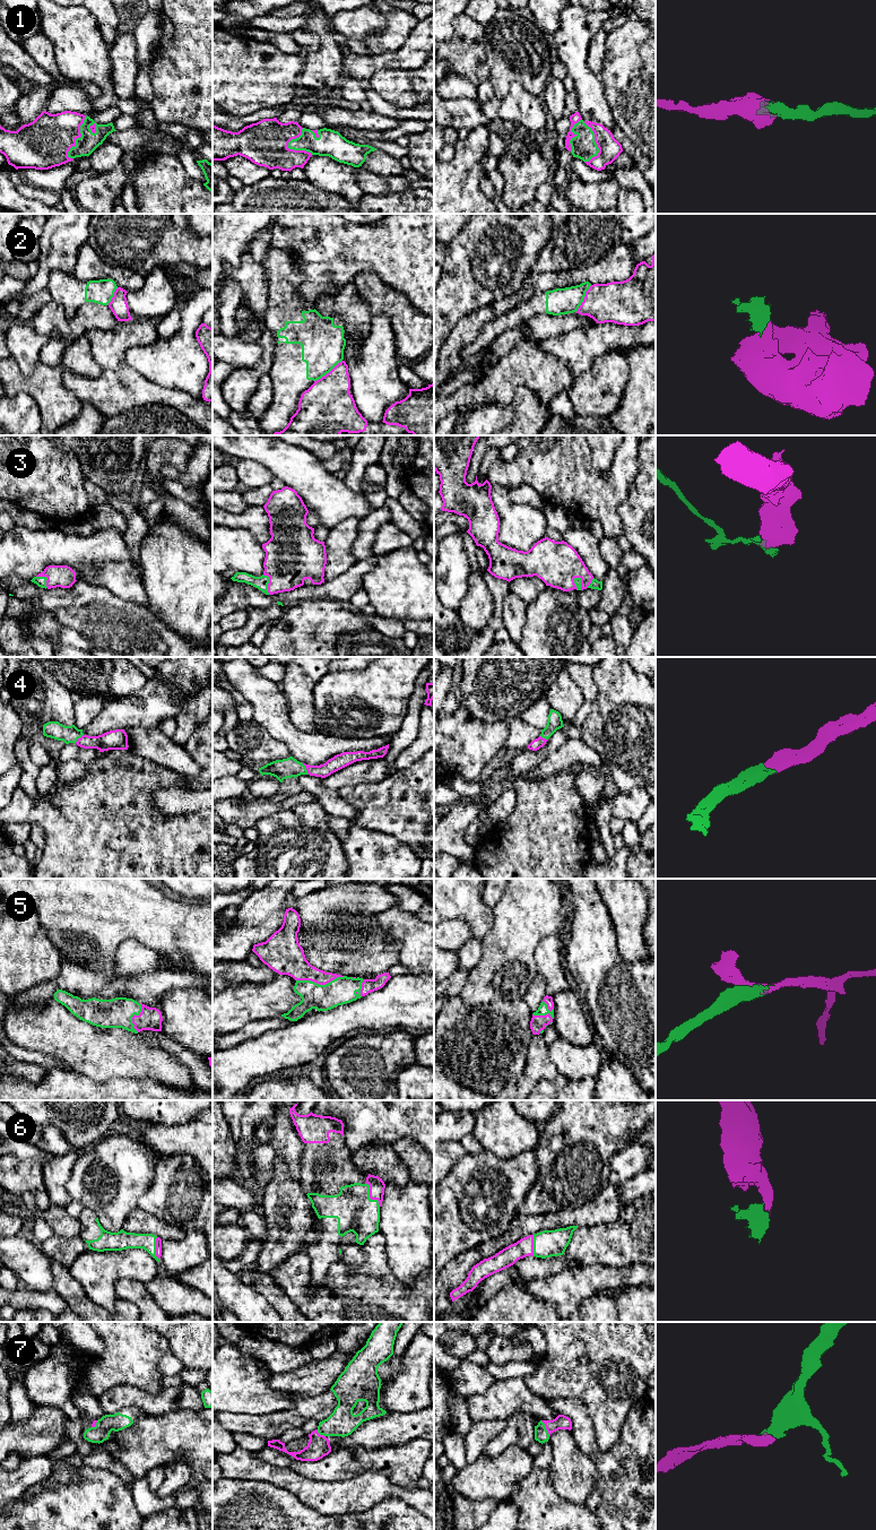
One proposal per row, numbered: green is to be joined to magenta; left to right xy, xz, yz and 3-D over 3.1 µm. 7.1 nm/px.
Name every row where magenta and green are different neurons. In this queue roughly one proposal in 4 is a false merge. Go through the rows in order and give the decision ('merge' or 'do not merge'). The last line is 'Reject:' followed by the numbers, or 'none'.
1: merge
2: do not merge
3: merge
4: merge
5: merge
6: merge
7: merge
Reject: 2

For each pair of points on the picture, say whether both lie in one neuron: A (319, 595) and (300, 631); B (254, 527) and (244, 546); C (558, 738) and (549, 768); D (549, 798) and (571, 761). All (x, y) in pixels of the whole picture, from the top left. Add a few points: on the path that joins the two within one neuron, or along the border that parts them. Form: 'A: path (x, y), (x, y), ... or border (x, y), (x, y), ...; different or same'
A: border (339, 602), (301, 601), (291, 605); different
B: border (226, 526), (244, 527), (258, 541); different
C: border (567, 738), (535, 770); different
D: border (572, 769), (539, 777); different

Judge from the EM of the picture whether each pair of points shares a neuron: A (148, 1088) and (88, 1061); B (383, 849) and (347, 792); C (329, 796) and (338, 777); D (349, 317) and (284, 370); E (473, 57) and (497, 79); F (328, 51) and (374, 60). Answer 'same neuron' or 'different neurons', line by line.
A: different neurons
B: different neurons
C: different neurons
D: same neuron
E: different neurons
F: different neurons

